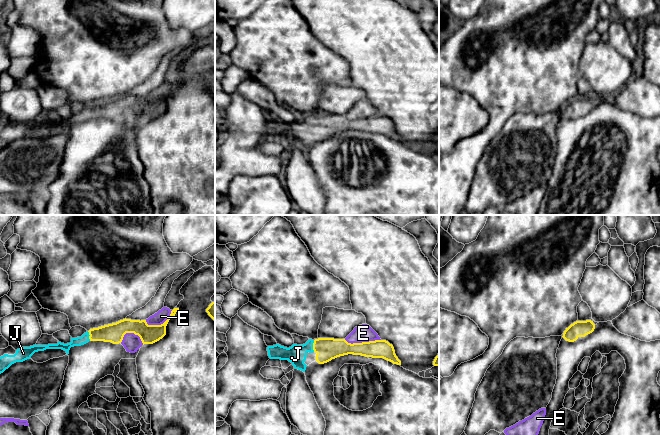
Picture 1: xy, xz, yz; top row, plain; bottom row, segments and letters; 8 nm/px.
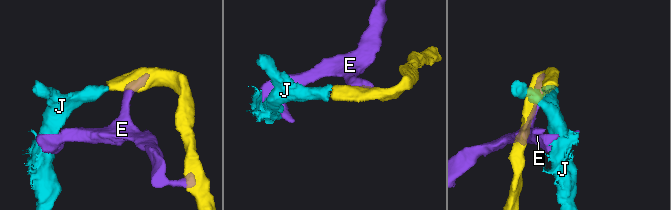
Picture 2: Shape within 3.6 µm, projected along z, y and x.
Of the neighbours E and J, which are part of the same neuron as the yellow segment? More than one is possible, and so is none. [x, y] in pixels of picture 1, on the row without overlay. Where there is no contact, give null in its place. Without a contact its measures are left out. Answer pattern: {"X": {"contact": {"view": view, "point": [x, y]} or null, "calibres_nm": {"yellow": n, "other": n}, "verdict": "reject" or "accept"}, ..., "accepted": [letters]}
{"E": {"contact": {"view": "xz", "point": [362, 118]}, "calibres_nm": {"yellow": 160, "other": 140}, "verdict": "reject"}, "J": {"contact": {"view": "xz", "point": [313, 122]}, "calibres_nm": {"yellow": 180, "other": 160}, "verdict": "accept"}, "accepted": ["J"]}

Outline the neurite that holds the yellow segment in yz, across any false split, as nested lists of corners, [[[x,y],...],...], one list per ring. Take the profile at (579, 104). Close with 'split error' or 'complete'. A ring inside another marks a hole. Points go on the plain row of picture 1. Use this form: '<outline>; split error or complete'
[[[591,96],[586,97],[576,97],[571,100],[563,109],[563,114],[566,117],[574,118],[579,113],[585,113],[586,111],[592,109],[595,105],[595,100]]]; complete

